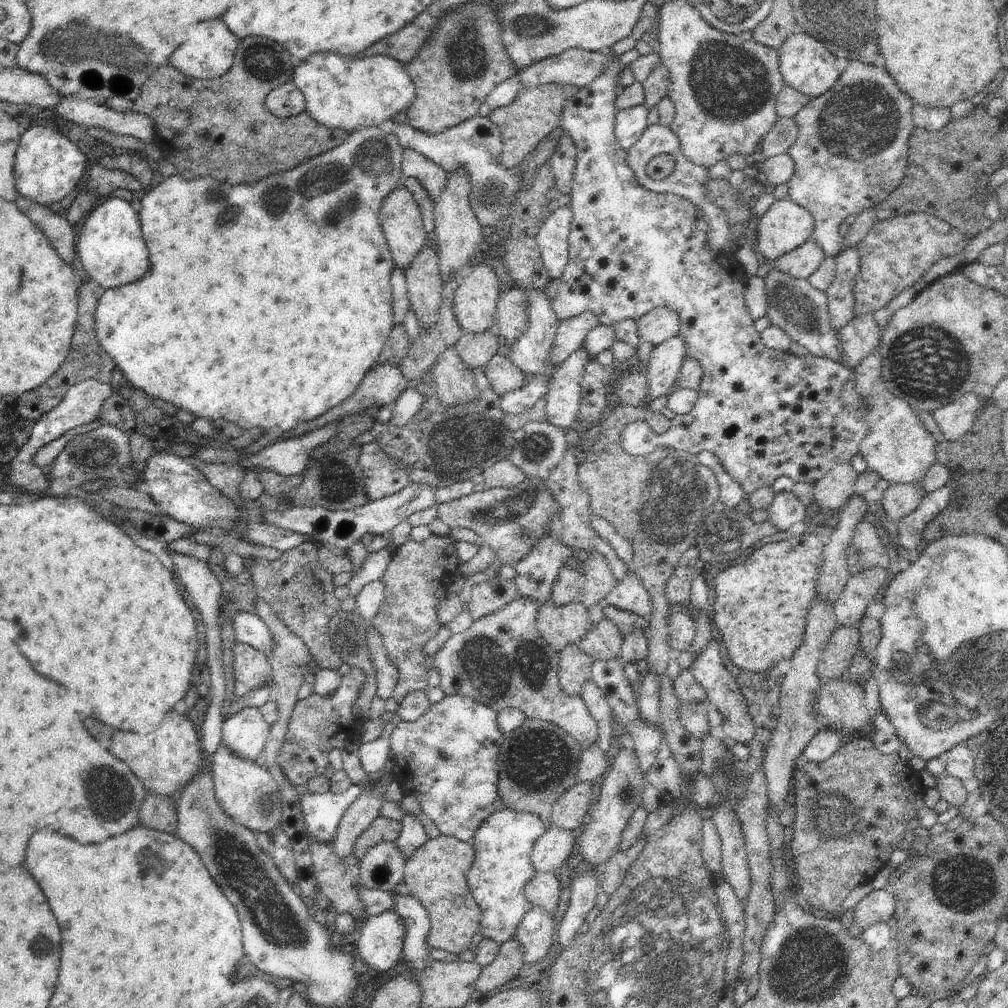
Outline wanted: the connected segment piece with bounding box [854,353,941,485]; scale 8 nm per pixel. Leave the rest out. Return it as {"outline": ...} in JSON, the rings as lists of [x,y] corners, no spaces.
{"outline":[[[878,354],[866,356],[855,368],[854,376],[856,392],[870,406],[868,410],[870,432],[858,448],[858,454],[868,464],[867,470],[876,472],[889,483],[908,485],[921,483],[922,478],[937,462],[936,448],[941,445],[941,441],[926,428],[925,422],[920,420],[919,413],[915,412],[910,404],[887,391],[881,379],[881,358]]]}

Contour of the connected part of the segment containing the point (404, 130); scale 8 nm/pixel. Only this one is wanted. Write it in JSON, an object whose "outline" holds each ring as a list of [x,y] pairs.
{"outline":[[[474,116],[458,124],[452,126],[440,134],[428,134],[424,130],[416,130],[410,124],[402,124],[391,121],[387,123],[387,128],[398,138],[398,142],[402,149],[411,149],[420,152],[425,158],[432,160],[436,165],[442,166],[446,173],[456,172],[458,168],[468,170],[470,174],[470,184],[472,190],[470,192],[470,208],[474,212],[474,216],[480,220],[480,224],[488,238],[490,232],[493,232],[492,226],[497,222],[497,234],[500,235],[506,230],[507,224],[511,221],[514,208],[520,203],[522,197],[526,195],[524,190],[524,181],[531,187],[536,181],[533,174],[518,174],[515,176],[510,174],[510,169],[505,169],[500,164],[500,156],[502,156],[502,129],[498,128],[488,120],[488,117]]]}

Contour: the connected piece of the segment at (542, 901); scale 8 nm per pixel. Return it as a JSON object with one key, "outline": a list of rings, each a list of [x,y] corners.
{"outline":[[[537,872],[524,890],[526,898],[533,906],[542,906],[546,913],[552,916],[558,916],[561,913],[559,907],[562,886],[558,878],[558,873]]]}

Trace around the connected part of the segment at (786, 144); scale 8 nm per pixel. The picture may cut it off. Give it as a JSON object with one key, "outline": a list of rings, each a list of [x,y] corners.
{"outline":[[[779,117],[778,122],[760,142],[762,154],[766,159],[788,152],[796,143],[799,129],[793,119]]]}

